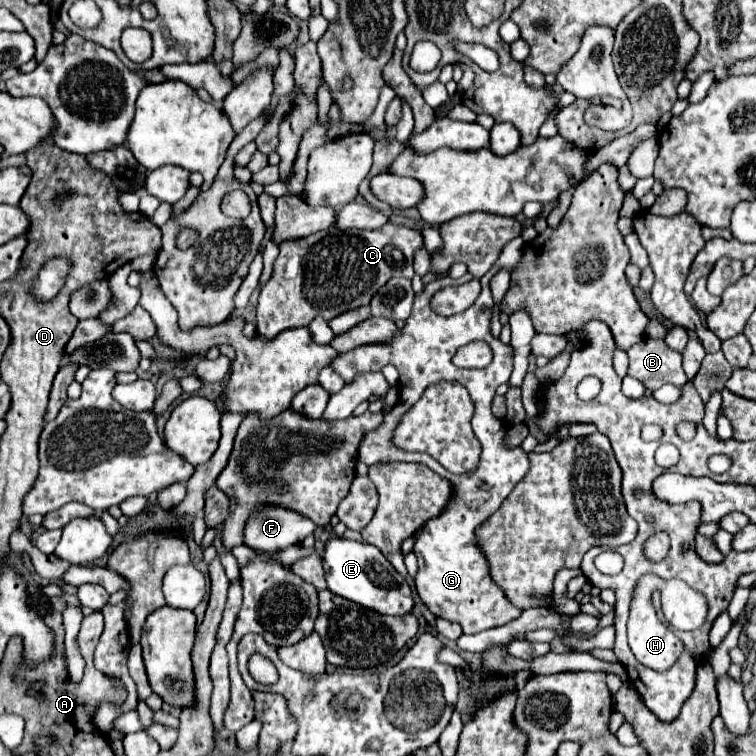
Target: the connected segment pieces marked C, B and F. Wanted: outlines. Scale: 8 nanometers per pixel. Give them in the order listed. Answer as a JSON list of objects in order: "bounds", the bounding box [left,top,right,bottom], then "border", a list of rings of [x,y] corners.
[{"bounds":[258,222,424,340],"border":[[[392,222],[376,230],[338,230],[332,226],[302,240],[282,242],[272,276],[260,288],[258,334],[270,340],[288,328],[308,326],[316,316],[332,320],[342,312],[368,306],[374,292],[392,276],[412,278],[414,252],[422,246],[424,238],[420,230]]]},{"bounds":[628,340,688,390],"border":[[[642,340],[628,350],[630,366],[628,376],[640,380],[648,390],[656,390],[668,382],[686,384],[688,378],[682,370],[682,356],[668,348],[664,340]]]},{"bounds":[244,506,316,550],"border":[[[258,506],[244,530],[244,544],[256,550],[282,550],[300,544],[316,524],[284,508]]]}]

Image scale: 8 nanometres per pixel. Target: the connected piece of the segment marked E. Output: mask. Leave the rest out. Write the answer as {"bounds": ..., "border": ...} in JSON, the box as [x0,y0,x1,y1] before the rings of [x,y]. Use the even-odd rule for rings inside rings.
{"bounds":[322,538,414,616],"border":[[[334,538],[326,544],[322,558],[328,588],[334,594],[386,616],[406,616],[406,612],[412,612],[414,598],[408,582],[392,568],[392,564],[384,558],[384,554],[378,548],[366,542]]]}

